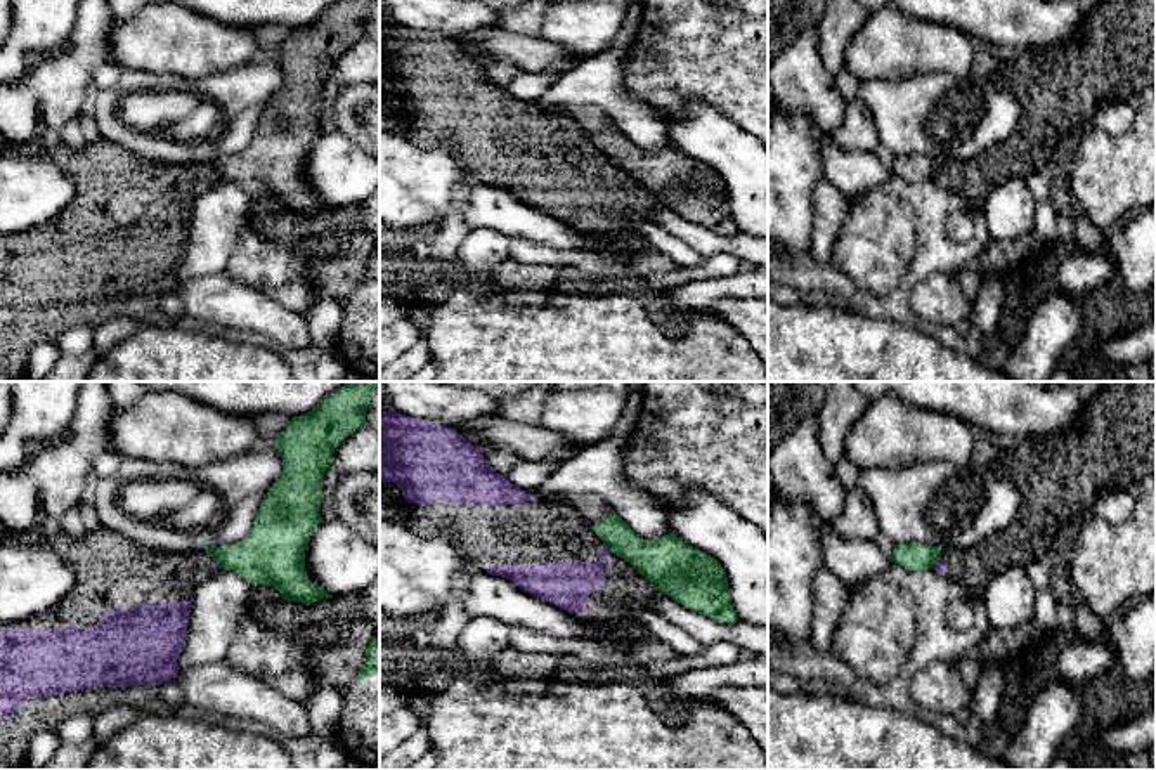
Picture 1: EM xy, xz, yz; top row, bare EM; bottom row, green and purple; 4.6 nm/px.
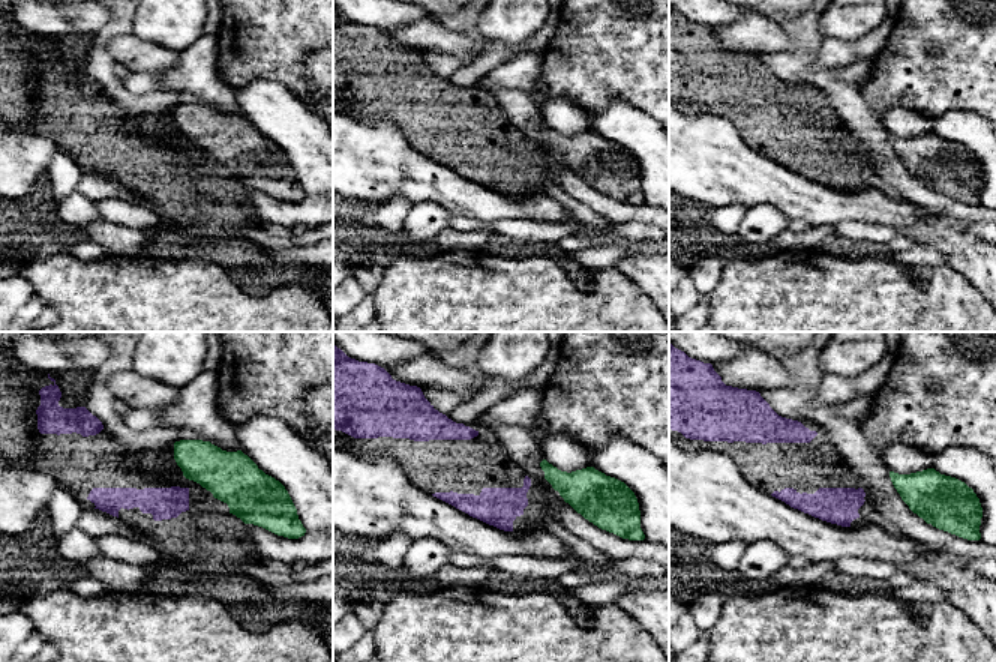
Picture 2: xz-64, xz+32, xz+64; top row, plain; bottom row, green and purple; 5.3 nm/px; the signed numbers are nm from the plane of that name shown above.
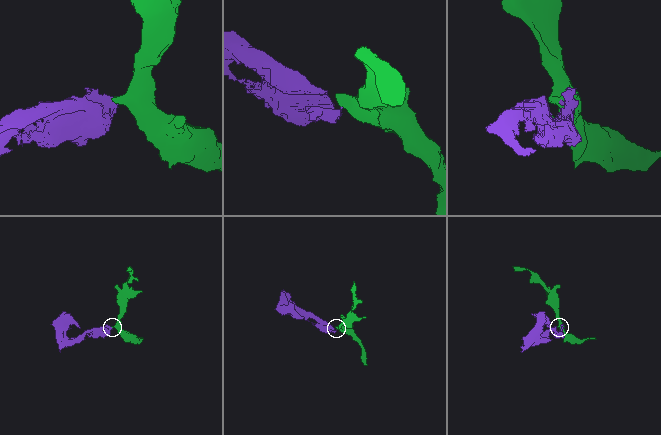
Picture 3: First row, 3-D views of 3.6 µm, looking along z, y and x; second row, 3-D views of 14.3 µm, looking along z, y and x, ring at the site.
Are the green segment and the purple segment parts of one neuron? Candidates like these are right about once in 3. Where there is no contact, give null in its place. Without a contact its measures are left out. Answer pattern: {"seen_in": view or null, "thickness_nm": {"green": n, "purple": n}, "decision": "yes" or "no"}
{"seen_in": "xz", "thickness_nm": {"green": 220, "purple": 200}, "decision": "no"}

